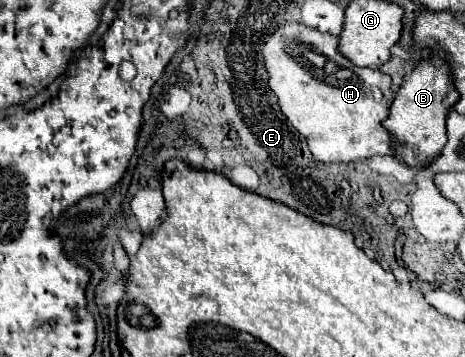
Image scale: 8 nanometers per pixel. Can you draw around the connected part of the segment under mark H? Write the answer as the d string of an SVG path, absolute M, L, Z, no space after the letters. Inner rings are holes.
M286 24L280 28L262 48L264 62L270 74L270 88L278 96L280 108L294 128L308 140L308 148L318 162L364 162L372 156L392 156L394 158L394 140L390 132L382 126L388 118L388 110L394 100L392 78L376 68L354 66L338 50L338 38L322 34L304 24ZM378 88L380 98L374 96Z

